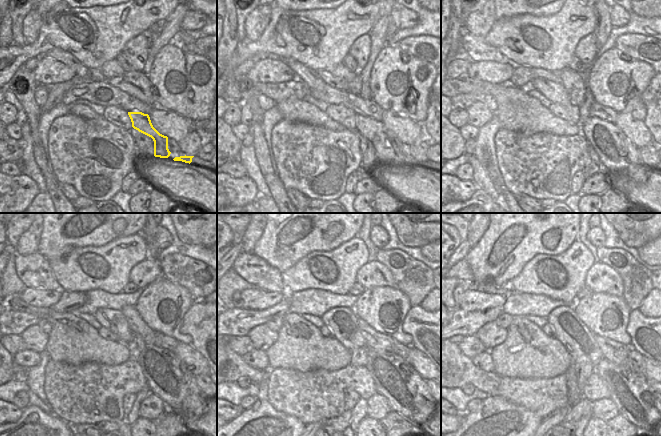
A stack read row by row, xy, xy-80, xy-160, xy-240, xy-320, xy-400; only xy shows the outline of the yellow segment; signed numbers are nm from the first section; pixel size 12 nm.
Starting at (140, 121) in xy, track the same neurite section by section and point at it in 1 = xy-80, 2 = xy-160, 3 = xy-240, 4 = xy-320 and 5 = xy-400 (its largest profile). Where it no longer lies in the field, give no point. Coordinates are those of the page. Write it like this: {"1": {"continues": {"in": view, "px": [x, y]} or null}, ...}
{"1": {"continues": {"in": "xy-80", "px": [388, 148]}}, "2": {"continues": {"in": "xy-160", "px": [616, 152]}}, "3": {"continues": {"in": "xy-240", "px": [168, 377]}}, "4": {"continues": {"in": "xy-320", "px": [395, 378]}}, "5": {"continues": {"in": "xy-400", "px": [635, 399]}}}

